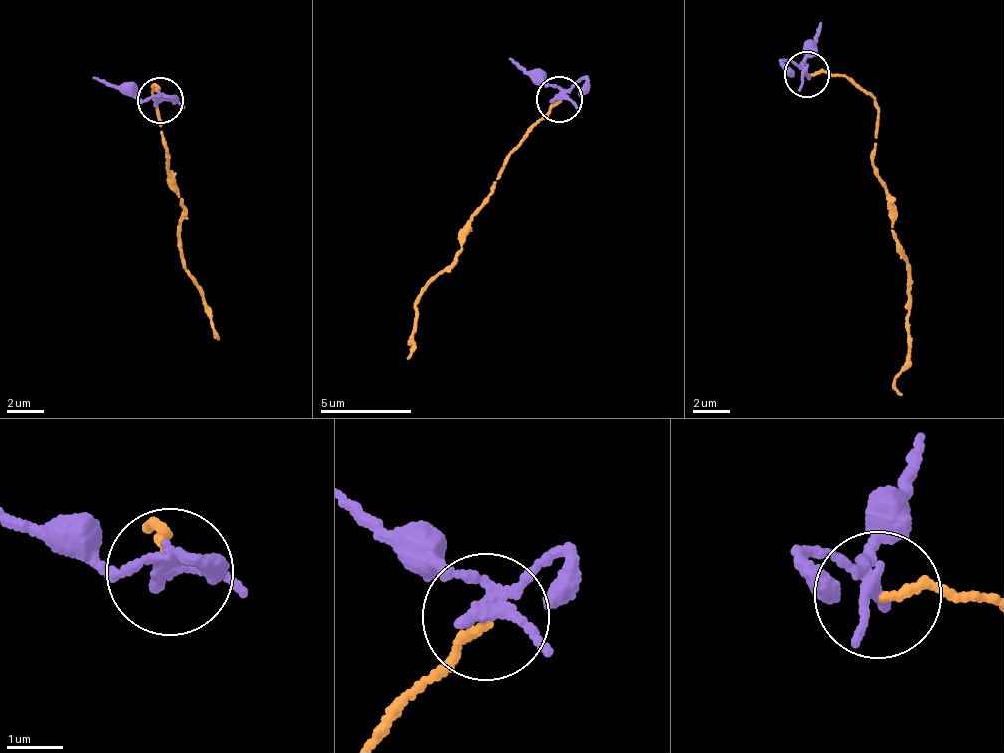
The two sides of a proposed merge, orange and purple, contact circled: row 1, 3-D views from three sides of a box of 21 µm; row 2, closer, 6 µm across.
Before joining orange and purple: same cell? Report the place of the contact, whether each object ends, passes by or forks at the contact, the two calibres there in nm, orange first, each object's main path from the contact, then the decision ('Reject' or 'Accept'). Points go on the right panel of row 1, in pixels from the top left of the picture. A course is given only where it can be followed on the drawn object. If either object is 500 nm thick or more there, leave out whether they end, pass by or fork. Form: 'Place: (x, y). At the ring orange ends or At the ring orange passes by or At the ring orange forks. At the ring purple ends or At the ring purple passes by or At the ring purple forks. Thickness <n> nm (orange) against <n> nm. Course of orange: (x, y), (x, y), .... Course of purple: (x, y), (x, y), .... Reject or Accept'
Place: (806, 74). At the ring orange ends. At the ring purple forks. Thickness 140 nm (orange) against 170 nm. Course of orange: (807, 74), (840, 76), (868, 92), (876, 110), (872, 164), (911, 299), (908, 363), (894, 378), (902, 392). Course of purple: (807, 74), (801, 60), (822, 21). Reject

